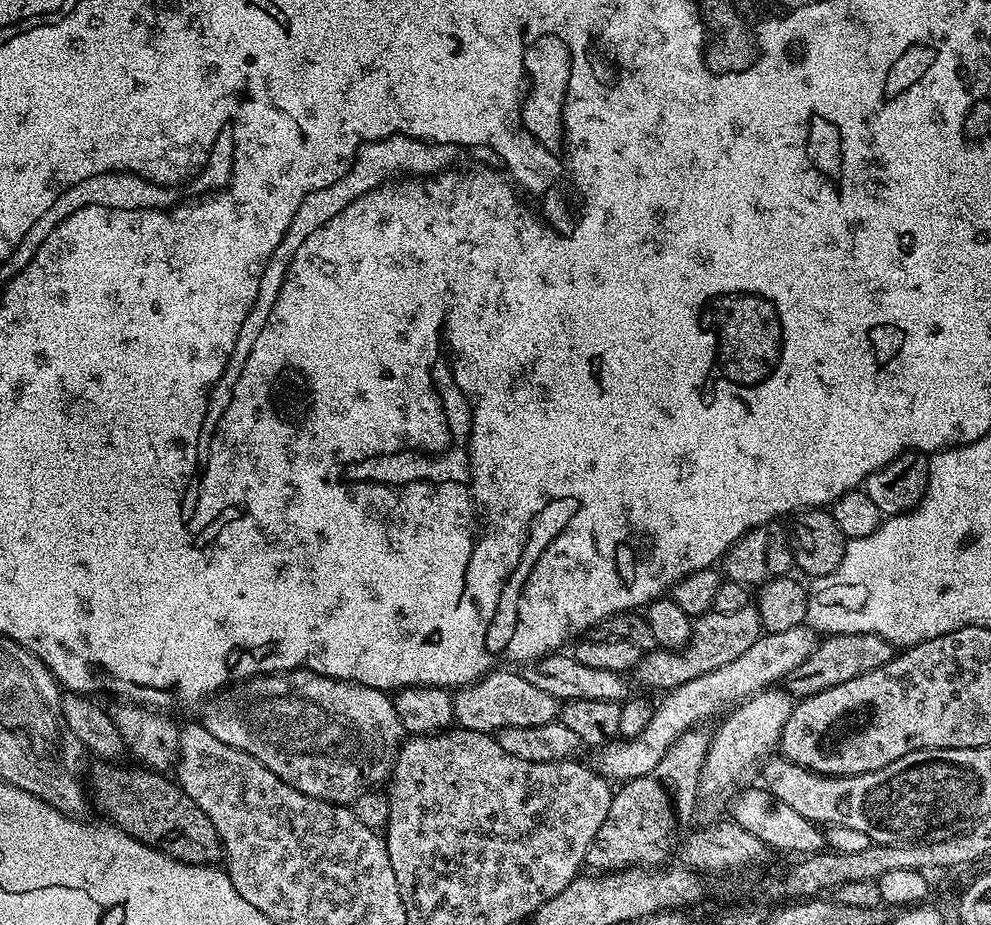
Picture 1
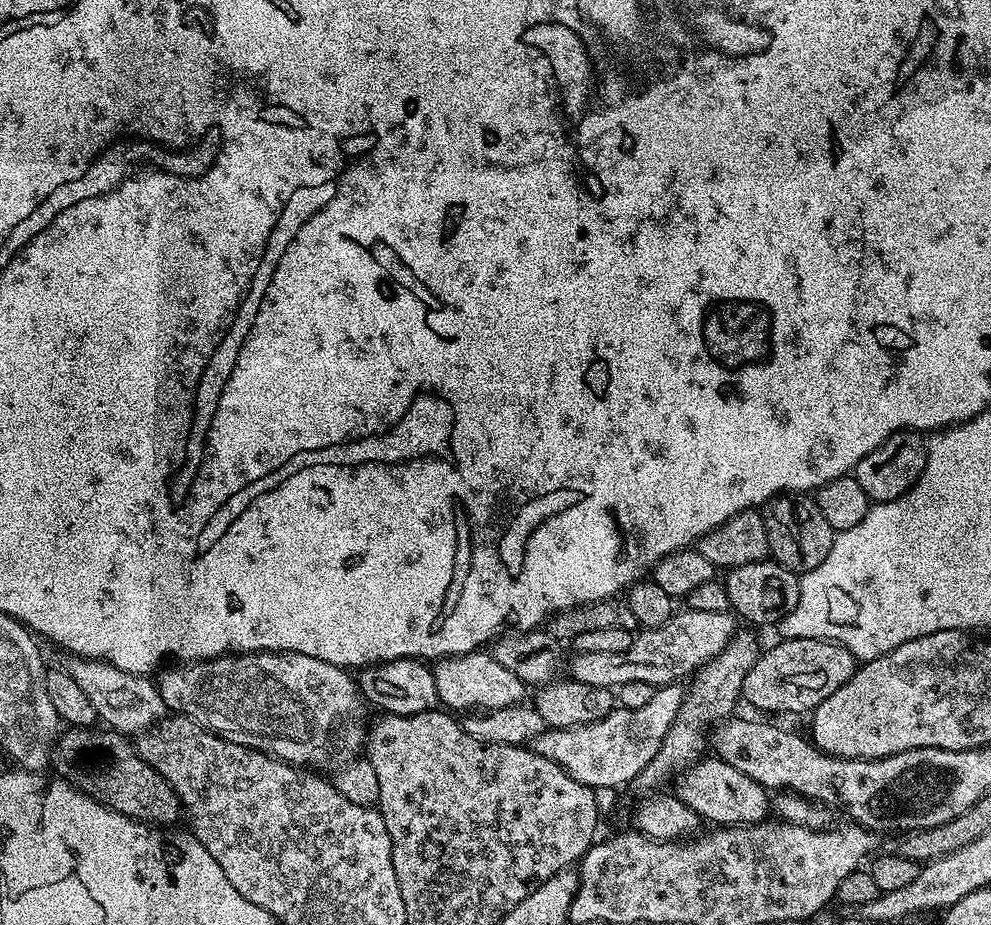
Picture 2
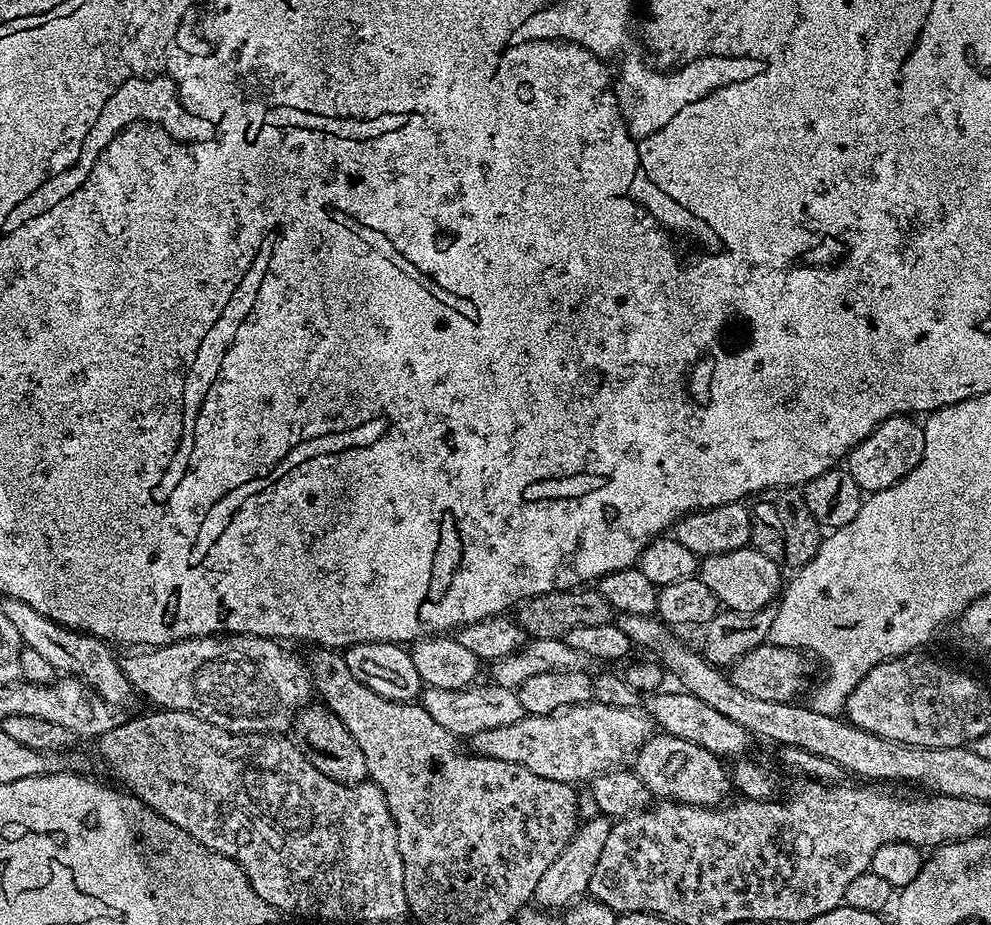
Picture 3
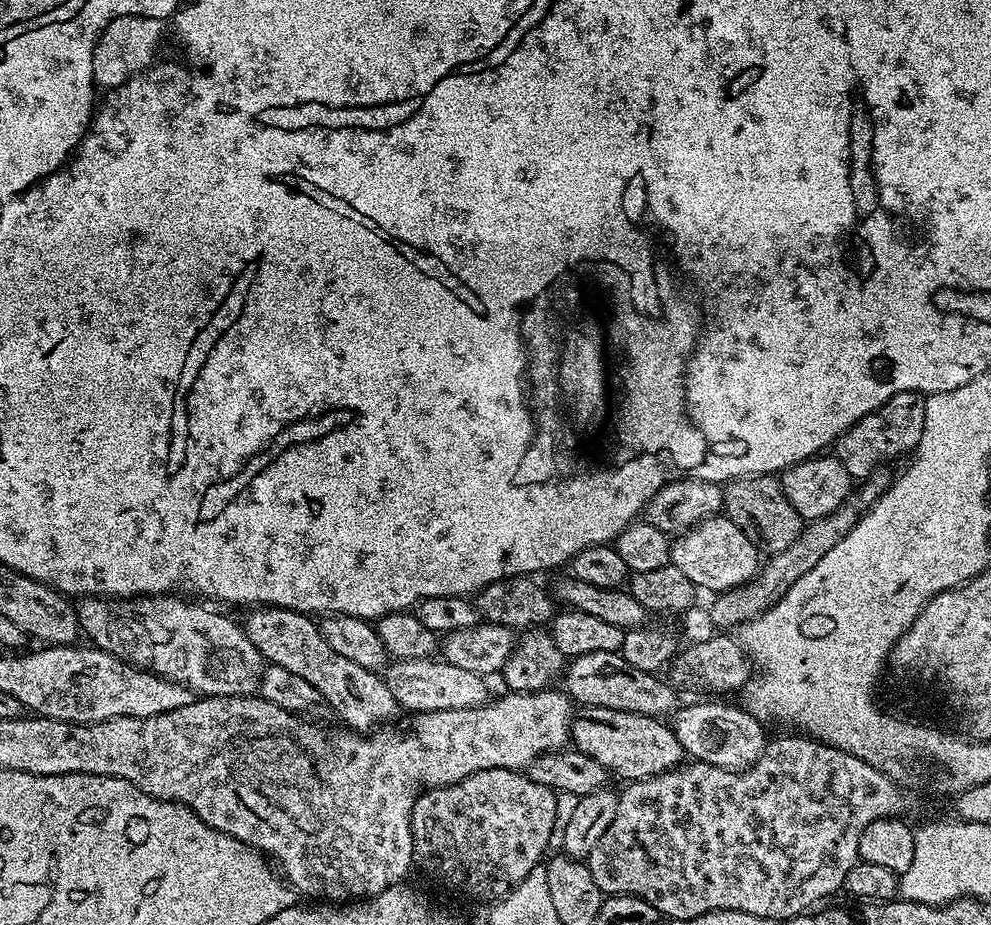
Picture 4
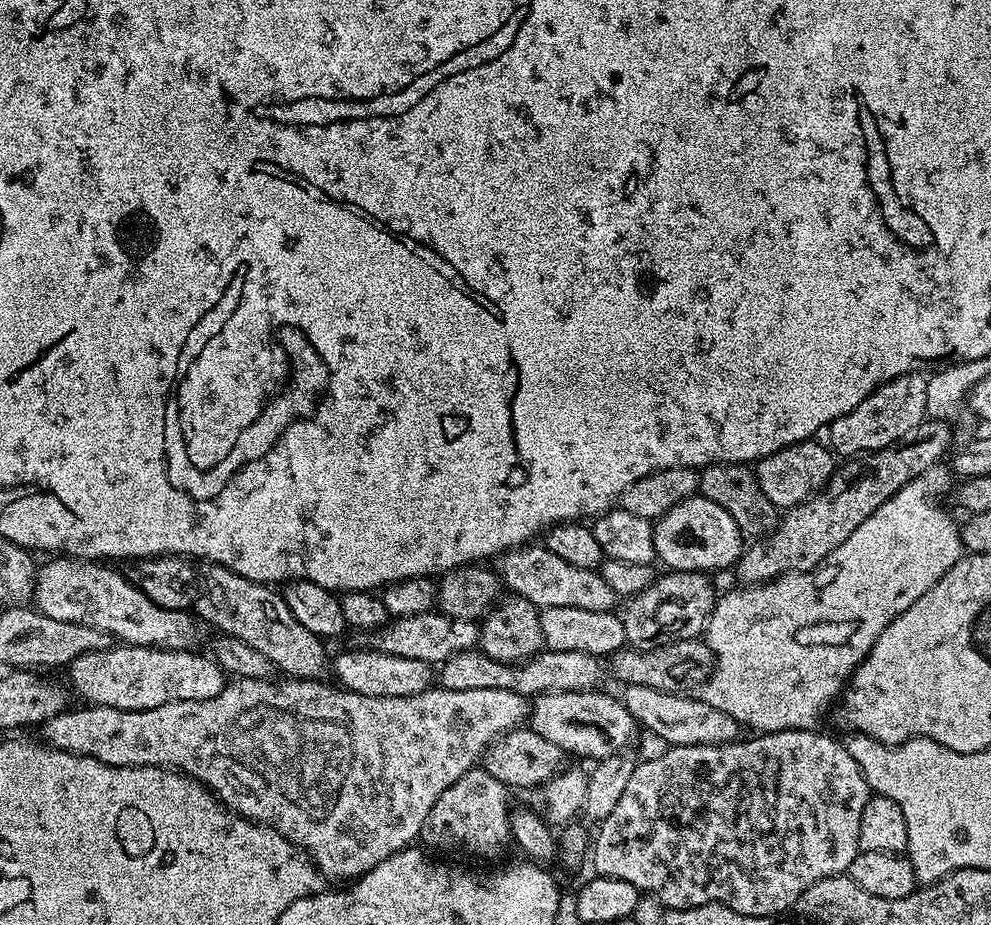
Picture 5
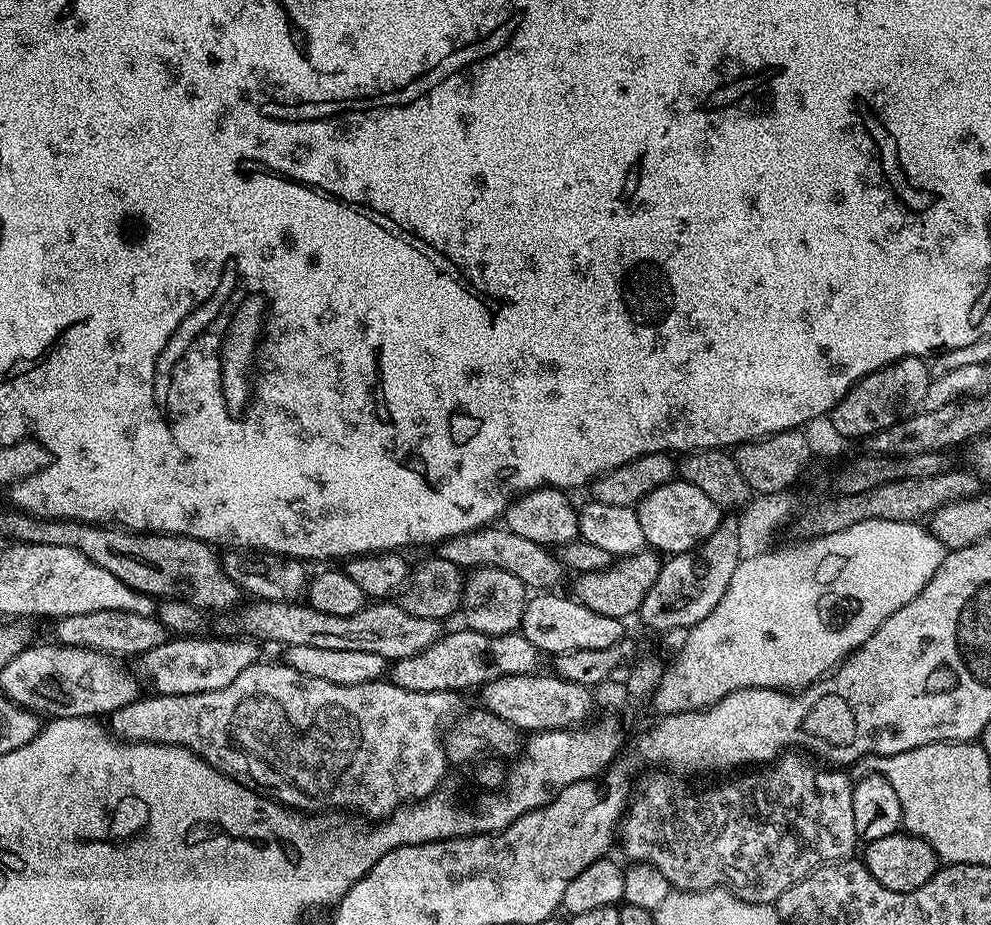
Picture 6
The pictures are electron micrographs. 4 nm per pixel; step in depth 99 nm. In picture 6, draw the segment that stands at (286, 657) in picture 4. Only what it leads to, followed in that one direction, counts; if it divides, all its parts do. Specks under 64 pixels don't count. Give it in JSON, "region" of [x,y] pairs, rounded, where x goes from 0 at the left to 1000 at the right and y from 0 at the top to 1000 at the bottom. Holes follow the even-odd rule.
{"region":[[[31,556],[12,557],[16,558],[10,559],[8,566],[19,587],[78,592],[87,599],[87,603],[103,612],[103,616],[115,621],[115,625],[143,644],[183,649],[210,664],[226,664],[243,652],[242,635],[228,621],[223,602],[218,602],[219,594],[205,584],[191,579],[166,579],[164,575],[134,575],[120,569],[82,566],[79,562],[49,562]]]}

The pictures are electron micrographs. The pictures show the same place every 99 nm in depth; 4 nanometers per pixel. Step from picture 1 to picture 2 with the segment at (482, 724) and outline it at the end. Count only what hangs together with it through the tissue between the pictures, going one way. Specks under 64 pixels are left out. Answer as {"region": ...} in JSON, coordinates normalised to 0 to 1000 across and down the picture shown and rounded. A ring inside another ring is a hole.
{"region":[[[492,703],[471,705],[465,709],[447,710],[439,715],[436,728],[438,729],[438,742],[442,742],[443,760],[449,766],[460,772],[472,772],[477,768],[501,770],[505,765],[520,765],[530,760],[529,748],[531,748],[531,741],[525,736],[523,729],[511,724],[511,720],[507,720],[507,716],[498,712],[495,704]]]}

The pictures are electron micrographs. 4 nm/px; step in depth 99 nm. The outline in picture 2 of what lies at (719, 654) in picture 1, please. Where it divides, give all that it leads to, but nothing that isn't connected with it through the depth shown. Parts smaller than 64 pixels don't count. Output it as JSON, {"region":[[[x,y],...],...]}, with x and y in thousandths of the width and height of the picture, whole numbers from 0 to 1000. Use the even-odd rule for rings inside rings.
{"region":[[[694,657],[683,661],[673,674],[664,679],[651,679],[639,691],[636,703],[628,707],[580,706],[575,714],[576,734],[600,744],[627,744],[632,737],[652,737],[669,742],[681,739],[697,732],[710,718],[733,703],[735,695],[743,689],[744,667],[738,661],[715,664],[712,659]]]}

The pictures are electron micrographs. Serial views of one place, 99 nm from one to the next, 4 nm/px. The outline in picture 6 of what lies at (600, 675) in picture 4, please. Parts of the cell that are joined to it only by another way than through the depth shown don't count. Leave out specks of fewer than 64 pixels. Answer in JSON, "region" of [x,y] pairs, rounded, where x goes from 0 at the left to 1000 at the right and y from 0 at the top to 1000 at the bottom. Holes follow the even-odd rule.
{"region":[[[467,682],[456,683],[453,688],[451,684],[447,690],[439,692],[429,705],[399,715],[394,722],[395,738],[406,742],[406,746],[467,749],[468,744],[480,746],[508,731],[532,731],[540,728],[541,717],[547,714],[547,706],[524,682],[511,688]]]}

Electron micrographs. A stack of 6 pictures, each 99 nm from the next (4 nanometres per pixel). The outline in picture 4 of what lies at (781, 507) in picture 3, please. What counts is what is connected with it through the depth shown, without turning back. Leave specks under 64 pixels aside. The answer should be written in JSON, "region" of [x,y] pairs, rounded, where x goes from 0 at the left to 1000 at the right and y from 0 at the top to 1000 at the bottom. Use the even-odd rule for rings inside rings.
{"region":[[[782,514],[747,515],[743,519],[734,520],[729,531],[731,533],[730,557],[738,561],[768,598],[782,599],[793,595],[793,590],[800,589],[807,581],[813,564],[805,556],[805,551],[797,547]]]}

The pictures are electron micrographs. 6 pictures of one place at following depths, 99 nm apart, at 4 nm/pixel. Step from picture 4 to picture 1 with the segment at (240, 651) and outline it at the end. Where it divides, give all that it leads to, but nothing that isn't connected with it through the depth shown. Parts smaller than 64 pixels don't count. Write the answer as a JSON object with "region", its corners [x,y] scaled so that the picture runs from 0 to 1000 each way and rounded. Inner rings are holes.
{"region":[[[298,722],[295,726],[276,726],[268,731],[256,731],[252,735],[235,737],[230,743],[223,744],[217,750],[211,751],[205,758],[204,764],[206,764],[205,785],[208,789],[212,789],[212,794],[216,794],[216,798],[220,798],[220,802],[228,802],[228,806],[236,806],[240,811],[252,815],[257,822],[264,824],[264,828],[268,828],[268,832],[272,832],[272,837],[276,837],[285,845],[297,850],[297,854],[301,854],[313,863],[321,863],[334,869],[348,871],[354,870],[356,865],[360,865],[368,856],[382,853],[395,840],[396,830],[400,827],[400,815],[410,796],[397,754],[388,745],[352,739],[350,735],[323,731],[309,722]]]}

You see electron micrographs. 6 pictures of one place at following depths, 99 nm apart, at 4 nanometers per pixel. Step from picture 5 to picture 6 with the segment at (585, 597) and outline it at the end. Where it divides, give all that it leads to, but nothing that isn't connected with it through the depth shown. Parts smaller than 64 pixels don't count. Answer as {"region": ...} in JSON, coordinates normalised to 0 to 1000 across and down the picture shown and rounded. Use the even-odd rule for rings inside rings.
{"region":[[[508,569],[483,571],[459,579],[457,584],[448,585],[442,592],[446,604],[458,608],[465,616],[502,614],[511,616],[511,621],[519,621],[519,625],[526,627],[534,638],[561,638],[569,627],[571,615],[558,598],[556,601],[553,597],[556,596],[550,589],[535,586],[535,582],[527,582],[527,577],[519,577]]]}

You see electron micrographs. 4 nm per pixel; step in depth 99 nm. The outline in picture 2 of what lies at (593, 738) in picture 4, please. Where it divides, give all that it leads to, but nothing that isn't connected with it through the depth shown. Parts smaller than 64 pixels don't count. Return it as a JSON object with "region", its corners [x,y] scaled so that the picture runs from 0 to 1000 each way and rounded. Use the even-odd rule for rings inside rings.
{"region":[[[707,819],[698,827],[697,830],[690,831],[680,843],[680,858],[696,876],[700,876],[706,881],[707,888],[718,890],[718,893],[750,893],[752,891],[766,891],[772,885],[777,878],[777,856],[776,853],[770,852],[761,841],[753,841],[749,832],[741,832],[731,822],[726,819]]]}

